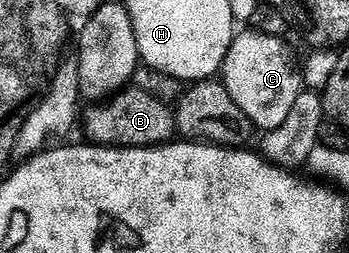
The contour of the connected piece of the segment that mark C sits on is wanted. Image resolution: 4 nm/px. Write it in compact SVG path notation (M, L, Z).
M247 28L244 34L243 31L236 33L227 59L223 62L223 87L229 96L233 96L233 104L249 116L252 127L259 129L260 126L263 132L281 128L297 96L305 90L300 63L295 63L295 54L285 43L283 38L265 36L254 28Z

